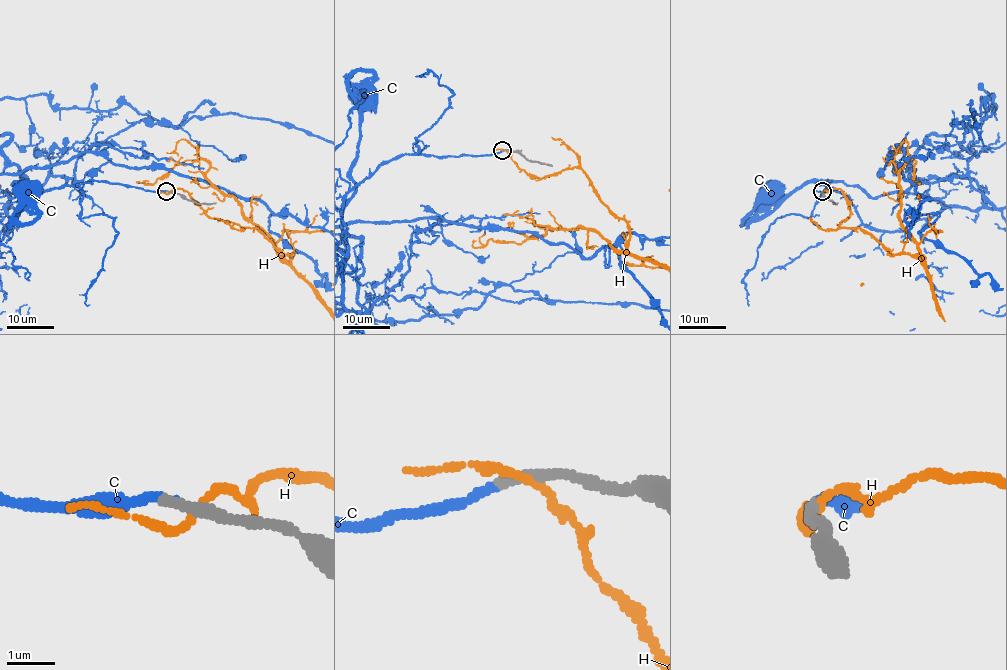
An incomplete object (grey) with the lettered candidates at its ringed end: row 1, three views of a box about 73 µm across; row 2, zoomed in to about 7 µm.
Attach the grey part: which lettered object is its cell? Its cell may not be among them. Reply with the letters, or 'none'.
C

